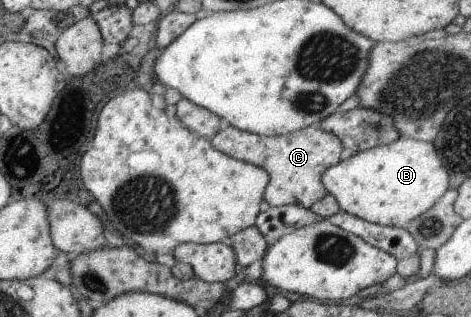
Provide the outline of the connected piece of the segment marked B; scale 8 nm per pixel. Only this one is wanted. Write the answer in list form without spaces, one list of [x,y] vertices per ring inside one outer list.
[[[400,137],[391,144],[377,145],[340,160],[322,172],[321,182],[327,194],[334,197],[340,210],[373,224],[405,228],[410,221],[428,211],[444,195],[444,191],[448,189],[448,171],[442,169],[442,161],[438,159],[436,149],[430,141],[414,141],[408,137]]]

